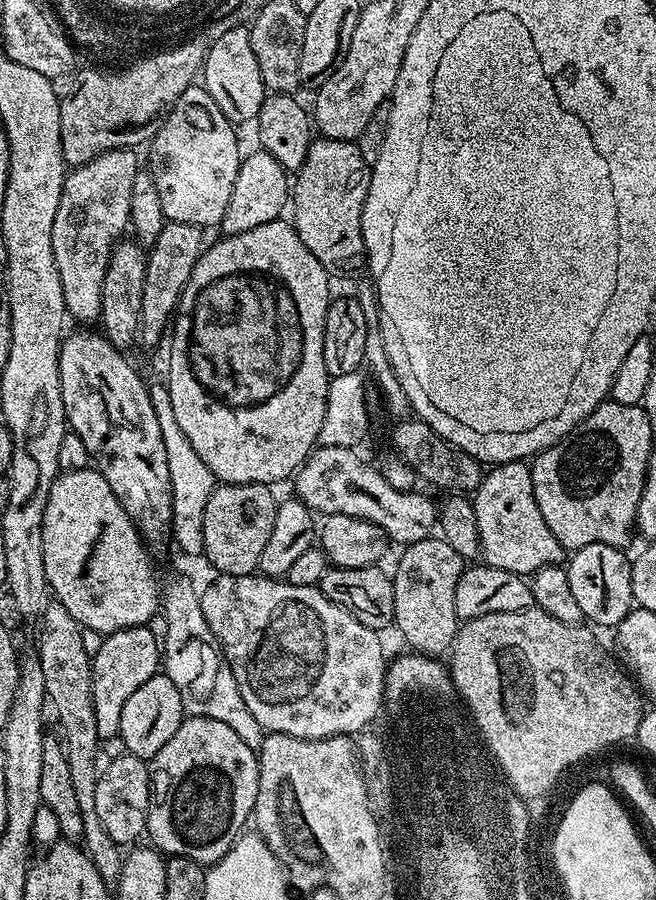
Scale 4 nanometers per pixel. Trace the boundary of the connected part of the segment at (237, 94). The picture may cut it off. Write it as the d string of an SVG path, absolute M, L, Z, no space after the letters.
M228 28L216 41L207 45L202 69L202 86L214 98L214 103L233 126L241 126L255 121L262 110L262 102L266 89L262 82L262 74L258 70L258 58L254 58L254 50L250 47L248 28Z

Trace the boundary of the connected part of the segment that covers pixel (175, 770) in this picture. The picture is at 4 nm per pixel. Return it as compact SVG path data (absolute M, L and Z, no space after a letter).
M188 716L174 730L174 738L150 761L150 810L146 836L165 857L181 856L205 866L217 864L249 827L256 810L260 762L257 749L246 746L226 722Z

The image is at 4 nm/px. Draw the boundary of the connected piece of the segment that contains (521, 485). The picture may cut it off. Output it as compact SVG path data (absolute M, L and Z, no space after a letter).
M515 460L489 467L483 473L480 485L471 497L474 518L478 518L480 556L483 563L498 566L498 570L510 570L528 578L543 568L565 563L566 549L554 538L538 502L534 502L532 470L525 461Z

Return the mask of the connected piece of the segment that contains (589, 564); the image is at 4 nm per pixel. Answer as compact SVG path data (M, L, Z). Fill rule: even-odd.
M605 544L582 546L571 553L566 564L570 591L582 609L585 621L593 625L617 626L634 608L631 594L631 563L629 557L624 555L621 549Z

